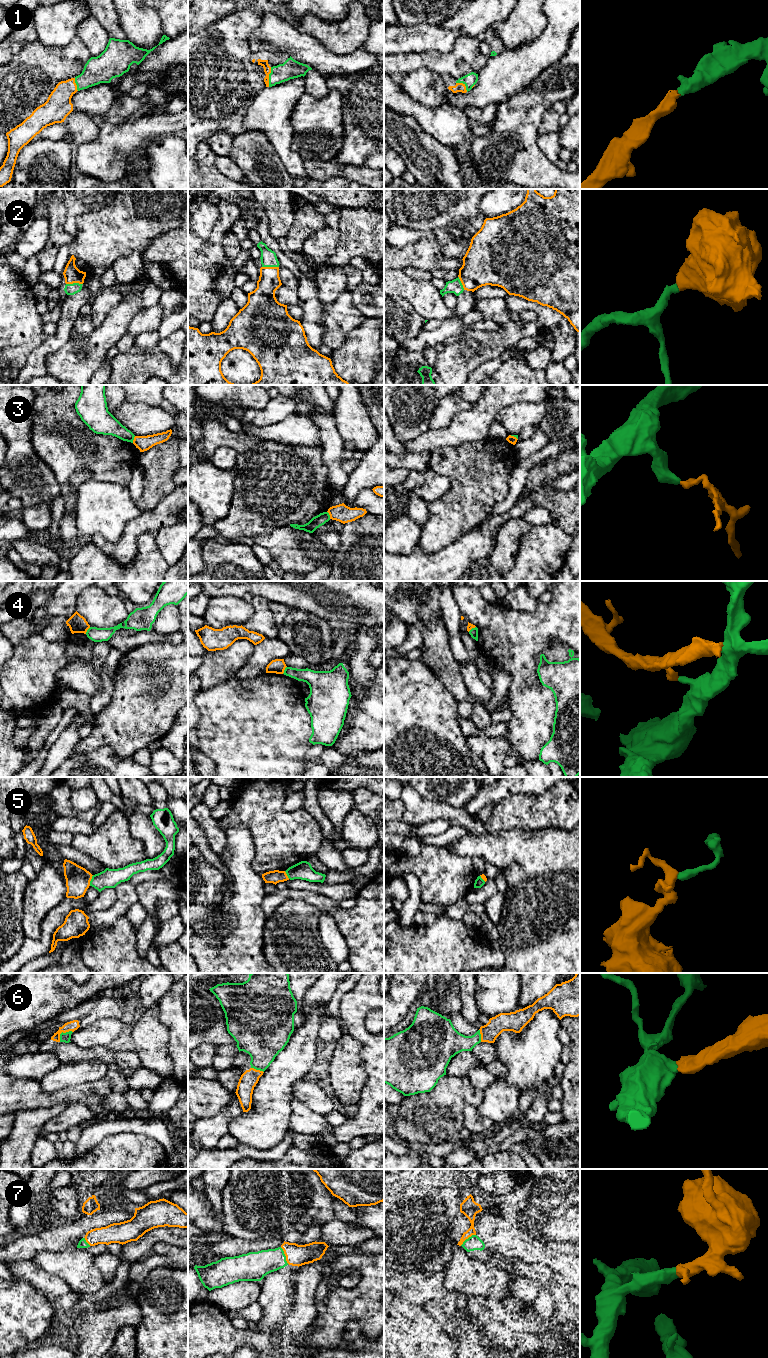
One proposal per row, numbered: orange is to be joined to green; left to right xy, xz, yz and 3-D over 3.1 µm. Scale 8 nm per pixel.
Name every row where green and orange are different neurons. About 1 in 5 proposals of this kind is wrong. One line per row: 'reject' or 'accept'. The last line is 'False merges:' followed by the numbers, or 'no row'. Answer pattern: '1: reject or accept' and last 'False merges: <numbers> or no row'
1: accept
2: accept
3: reject
4: reject
5: reject
6: accept
7: accept
False merges: 3, 4, 5

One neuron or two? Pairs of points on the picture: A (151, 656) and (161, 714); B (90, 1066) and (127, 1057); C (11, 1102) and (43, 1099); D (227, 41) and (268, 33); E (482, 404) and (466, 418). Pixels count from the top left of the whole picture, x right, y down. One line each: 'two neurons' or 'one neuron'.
A: one neuron
B: two neurons
C: one neuron
D: two neurons
E: one neuron

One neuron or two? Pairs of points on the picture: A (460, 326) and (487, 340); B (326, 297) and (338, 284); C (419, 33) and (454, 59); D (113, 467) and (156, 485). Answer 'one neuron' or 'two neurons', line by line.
A: two neurons
B: one neuron
C: two neurons
D: two neurons

